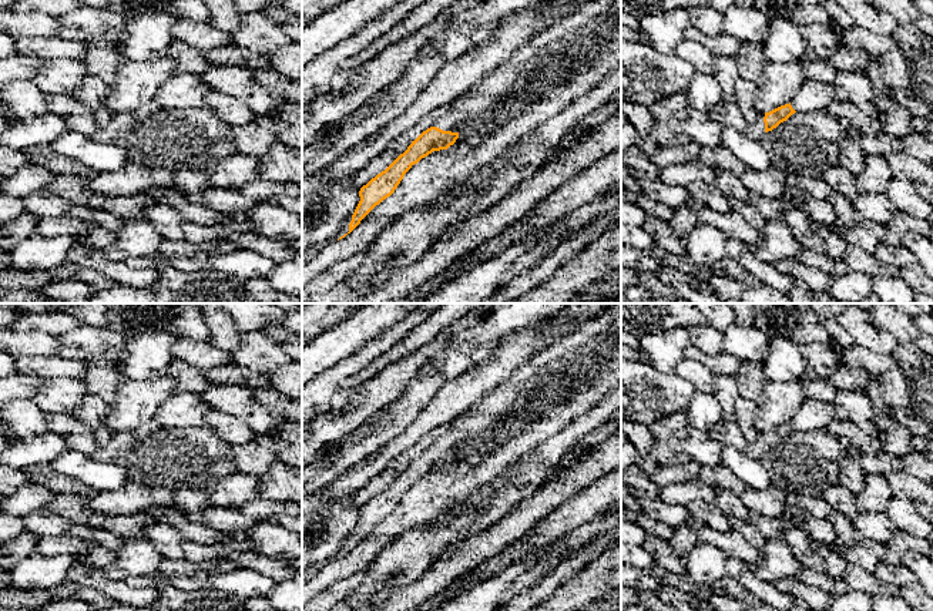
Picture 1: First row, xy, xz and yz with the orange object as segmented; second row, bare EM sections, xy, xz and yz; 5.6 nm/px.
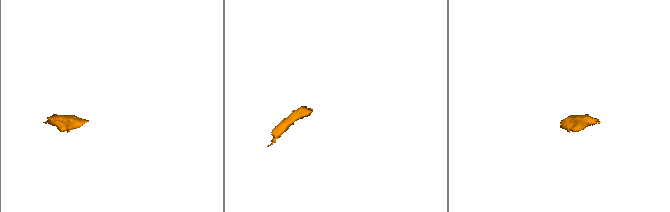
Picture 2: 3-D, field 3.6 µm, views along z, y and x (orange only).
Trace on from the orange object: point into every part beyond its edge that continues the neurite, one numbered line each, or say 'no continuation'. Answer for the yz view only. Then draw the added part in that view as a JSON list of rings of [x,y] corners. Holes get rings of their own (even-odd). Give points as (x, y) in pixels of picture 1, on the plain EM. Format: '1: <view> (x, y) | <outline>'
1: yz (755, 449) | [[[756,432],[755,437],[749,440],[748,447],[744,450],[748,457],[761,460],[761,457],[765,454],[763,436],[765,432]]]

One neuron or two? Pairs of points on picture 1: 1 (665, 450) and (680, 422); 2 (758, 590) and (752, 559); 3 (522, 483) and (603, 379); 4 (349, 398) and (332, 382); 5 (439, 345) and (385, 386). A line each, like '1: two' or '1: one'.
1: one
2: two
3: two
4: two
5: one

